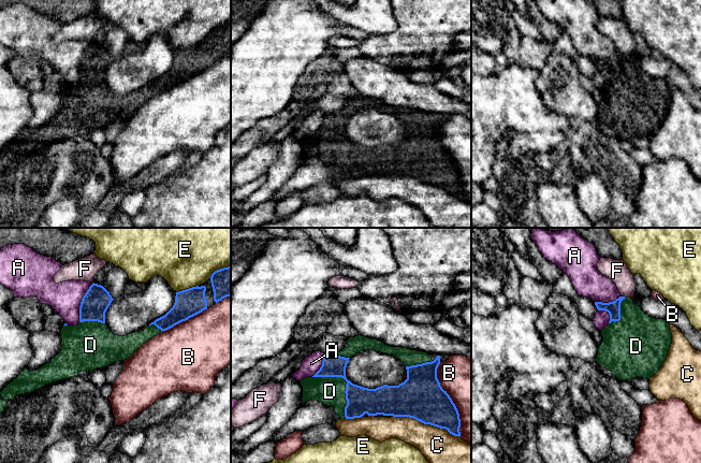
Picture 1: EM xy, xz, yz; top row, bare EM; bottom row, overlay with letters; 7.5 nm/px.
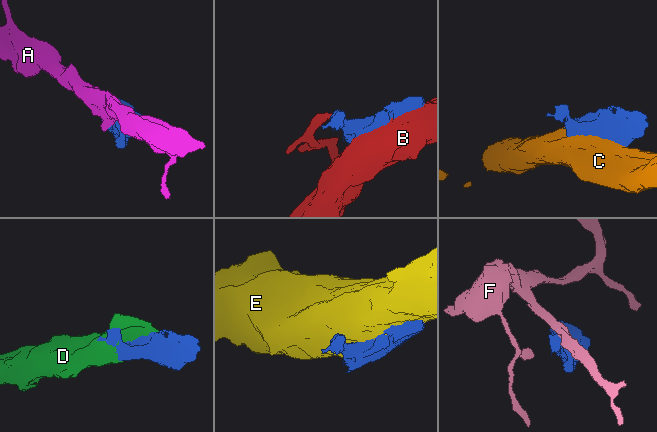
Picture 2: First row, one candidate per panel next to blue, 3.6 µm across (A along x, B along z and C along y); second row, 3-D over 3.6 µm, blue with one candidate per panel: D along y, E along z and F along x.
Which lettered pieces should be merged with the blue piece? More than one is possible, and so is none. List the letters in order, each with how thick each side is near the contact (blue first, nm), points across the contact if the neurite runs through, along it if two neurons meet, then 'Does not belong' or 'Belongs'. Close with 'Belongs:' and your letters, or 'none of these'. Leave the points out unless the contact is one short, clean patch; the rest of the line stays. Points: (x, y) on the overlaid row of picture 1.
A: Thickness 200 nm (blue) against 240 nm. Boundary: xy (92, 284), (82, 299), (78, 321). Does not belong
B: Thickness 340 nm (blue) against 380 nm. Does not belong
C: Thickness 340 nm (blue) against 260 nm. Does not belong
D: Thickness 200 nm (blue) against 220 nm. Belongs
E: Thickness 200 nm (blue) against 480 nm. Does not belong
F: Thickness 100 nm (blue) against 160 nm. Boundary: yz (622, 295), (625, 298). Does not belong
Belongs: D

